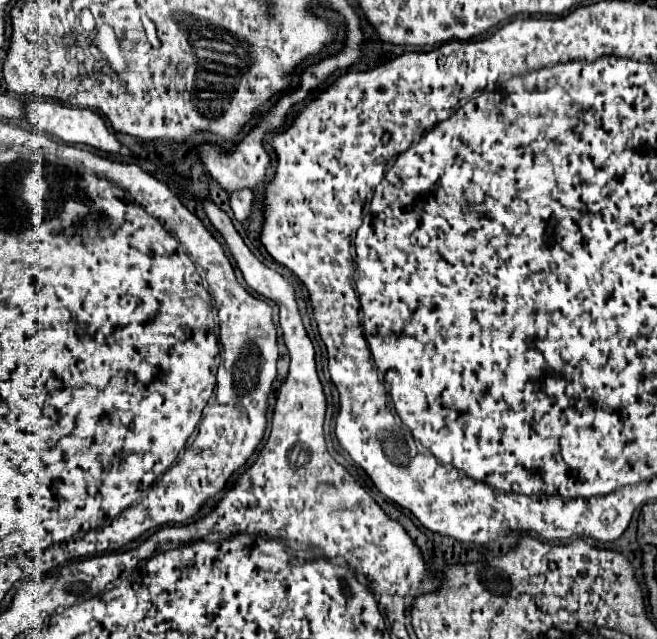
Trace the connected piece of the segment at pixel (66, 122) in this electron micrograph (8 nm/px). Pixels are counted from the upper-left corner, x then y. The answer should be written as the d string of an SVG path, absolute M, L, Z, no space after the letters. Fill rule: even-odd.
M33 100L25 106L25 118L33 126L37 126L41 132L57 136L59 140L63 140L67 144L87 144L87 146L93 146L97 150L113 152L113 154L117 154L121 148L115 134L111 134L107 130L103 118L89 108L71 108L71 106L65 106L57 100Z

